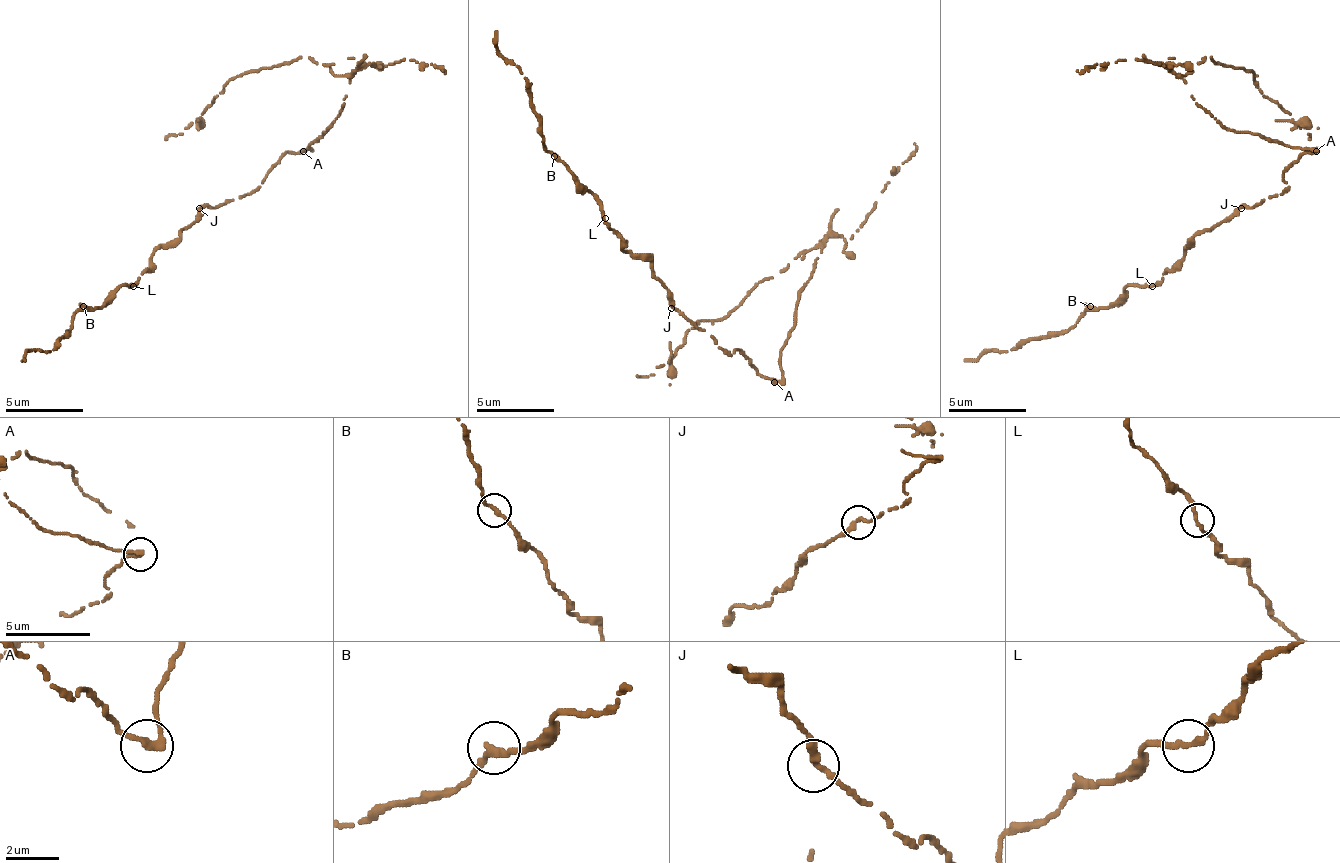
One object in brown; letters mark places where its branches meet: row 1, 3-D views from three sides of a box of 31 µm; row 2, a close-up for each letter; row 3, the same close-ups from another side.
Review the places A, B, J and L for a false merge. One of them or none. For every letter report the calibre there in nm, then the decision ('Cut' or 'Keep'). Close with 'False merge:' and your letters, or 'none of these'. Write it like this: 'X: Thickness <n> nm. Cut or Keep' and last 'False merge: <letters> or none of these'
A: Thickness 260 nm. Cut
B: Thickness 280 nm. Keep
J: Thickness 280 nm. Keep
L: Thickness 240 nm. Keep
False merge: A

